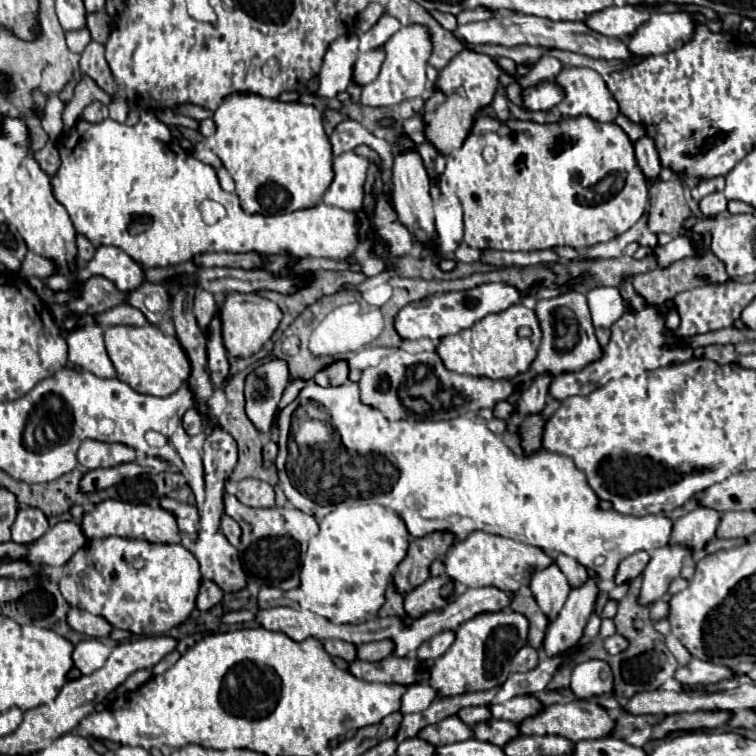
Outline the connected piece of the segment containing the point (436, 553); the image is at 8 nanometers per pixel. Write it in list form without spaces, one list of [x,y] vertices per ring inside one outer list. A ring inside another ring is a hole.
[[[432,532],[424,538],[414,538],[410,542],[408,556],[400,562],[394,574],[394,586],[398,594],[406,594],[418,588],[430,576],[430,564],[446,554],[452,546],[454,536],[450,532]]]

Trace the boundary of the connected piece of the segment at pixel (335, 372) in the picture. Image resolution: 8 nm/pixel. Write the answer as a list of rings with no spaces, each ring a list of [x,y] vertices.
[[[344,360],[330,364],[326,370],[314,376],[314,382],[318,386],[342,386],[346,380],[348,380],[348,364]]]

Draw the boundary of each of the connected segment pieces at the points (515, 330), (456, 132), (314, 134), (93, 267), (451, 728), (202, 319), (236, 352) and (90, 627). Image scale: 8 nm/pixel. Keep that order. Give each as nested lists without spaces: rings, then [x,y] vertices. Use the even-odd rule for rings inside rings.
[[[518,302],[512,304],[508,310],[488,314],[468,330],[460,330],[460,334],[444,336],[438,346],[438,354],[448,370],[502,380],[502,378],[514,378],[516,374],[528,370],[532,358],[536,358],[540,340],[542,334],[536,312],[526,308],[522,302]]]
[[[462,50],[438,74],[436,90],[440,92],[440,96],[430,96],[424,102],[422,114],[424,122],[428,122],[426,138],[442,156],[452,154],[452,150],[458,150],[464,144],[464,138],[468,136],[468,130],[472,130],[476,114],[480,114],[482,108],[492,104],[500,84],[498,76],[500,76],[498,64],[490,56],[476,54],[472,50]]]
[[[256,94],[226,96],[214,114],[218,126],[216,154],[236,182],[236,194],[246,214],[282,214],[306,210],[322,200],[334,180],[332,144],[322,126],[322,114],[300,102],[280,102]]]
[[[100,246],[94,258],[78,268],[76,279],[84,283],[94,275],[112,280],[120,292],[132,292],[144,282],[142,266],[114,246]]]
[[[448,716],[438,724],[426,726],[418,736],[422,740],[434,744],[434,746],[446,746],[446,744],[452,744],[452,742],[468,740],[474,734],[472,734],[472,728],[468,724],[464,724],[464,722],[460,722],[458,716]]]
[[[198,290],[196,298],[194,298],[194,314],[196,314],[198,326],[202,330],[208,328],[214,312],[216,312],[216,300],[214,300],[214,296],[208,294],[206,290]]]
[[[234,294],[234,298],[226,298],[222,302],[220,318],[222,318],[222,338],[226,352],[236,358],[248,358],[254,356],[272,338],[272,334],[280,324],[282,312],[268,298],[260,298],[256,294]]]
[[[72,608],[68,612],[68,624],[74,630],[88,634],[92,638],[106,638],[112,632],[112,626],[108,626],[106,618],[100,618],[96,614],[90,614],[90,612],[80,610],[80,608]]]

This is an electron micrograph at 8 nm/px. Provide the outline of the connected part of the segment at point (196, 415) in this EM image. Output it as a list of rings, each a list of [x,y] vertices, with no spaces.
[[[190,408],[186,414],[184,414],[184,430],[194,436],[194,434],[200,434],[204,430],[204,418],[202,414],[196,410],[196,408]]]

